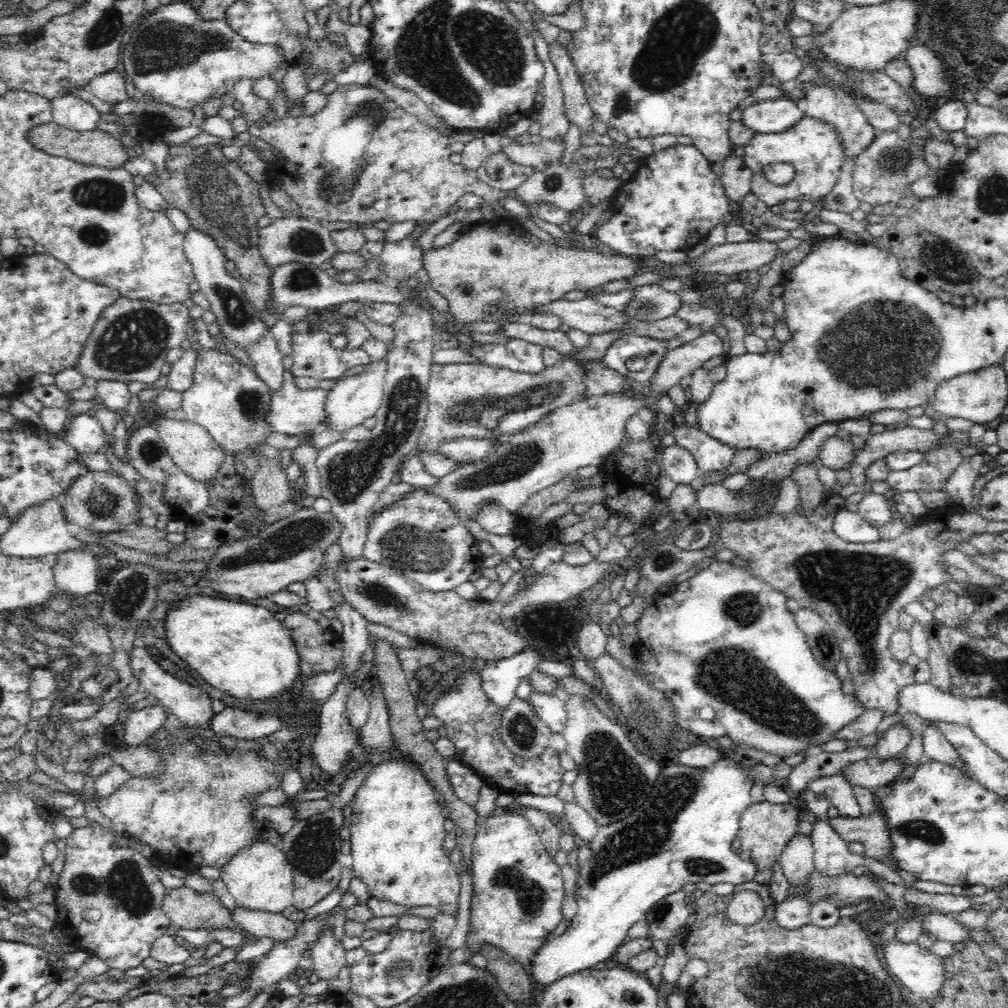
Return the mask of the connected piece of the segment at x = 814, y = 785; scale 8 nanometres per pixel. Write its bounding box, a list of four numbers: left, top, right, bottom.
[806,773,862,818]

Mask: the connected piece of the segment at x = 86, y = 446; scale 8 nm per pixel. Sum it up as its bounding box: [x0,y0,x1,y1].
[62,414,110,454]

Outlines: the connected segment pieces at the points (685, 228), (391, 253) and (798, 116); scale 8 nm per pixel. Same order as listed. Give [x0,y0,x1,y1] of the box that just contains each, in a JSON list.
[[595,144,734,259],[379,236,424,284],[741,96,805,133]]

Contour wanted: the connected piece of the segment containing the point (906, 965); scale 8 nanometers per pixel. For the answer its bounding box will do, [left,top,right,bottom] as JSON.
[881,938,946,1000]

